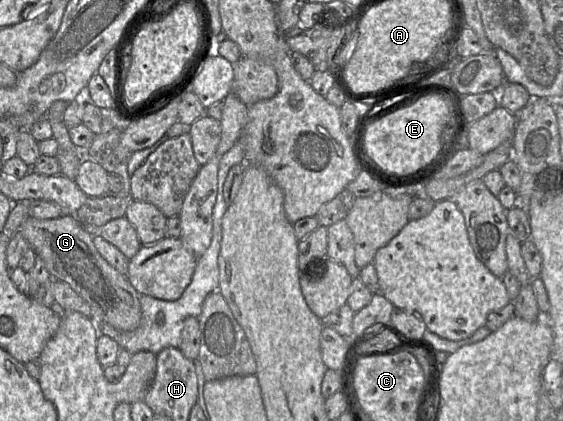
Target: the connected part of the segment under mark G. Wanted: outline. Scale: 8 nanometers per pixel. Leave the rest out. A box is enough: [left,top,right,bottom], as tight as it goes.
[19,215,141,331]

